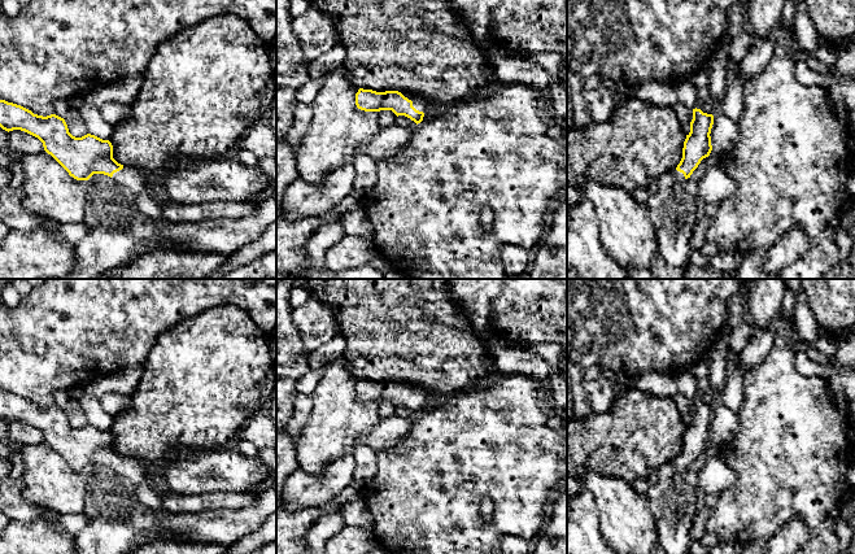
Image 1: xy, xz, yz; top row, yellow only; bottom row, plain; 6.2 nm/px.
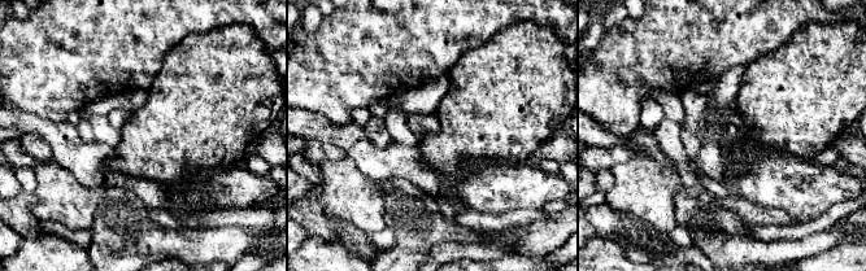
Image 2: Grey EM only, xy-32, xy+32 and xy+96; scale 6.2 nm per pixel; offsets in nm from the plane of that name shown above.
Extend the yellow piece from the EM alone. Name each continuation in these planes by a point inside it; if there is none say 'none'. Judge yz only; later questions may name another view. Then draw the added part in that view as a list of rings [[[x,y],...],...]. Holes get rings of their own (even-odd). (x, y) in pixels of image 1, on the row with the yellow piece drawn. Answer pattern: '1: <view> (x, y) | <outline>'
1: yz (666, 180) | [[[676,169],[663,174],[659,179],[656,179],[653,184],[646,188],[638,188],[634,191],[636,200],[646,204],[647,200],[655,195],[658,191],[669,188],[673,183],[685,180],[682,173],[677,171]]]

